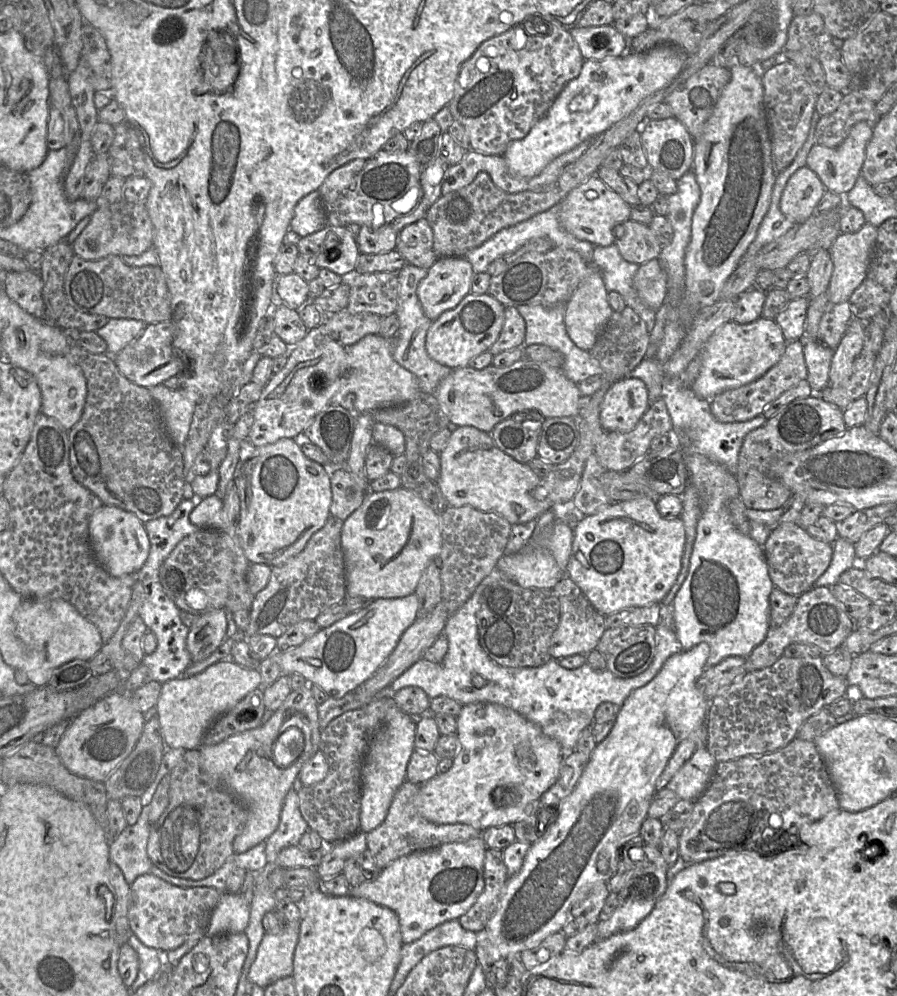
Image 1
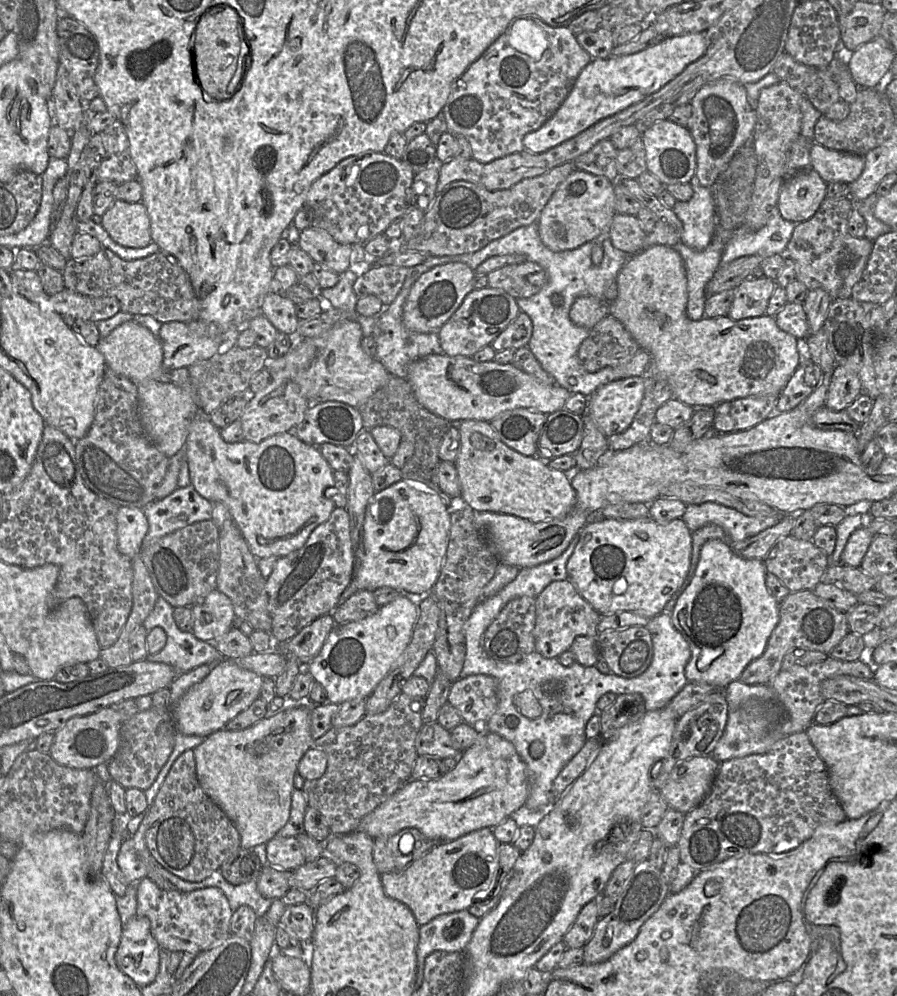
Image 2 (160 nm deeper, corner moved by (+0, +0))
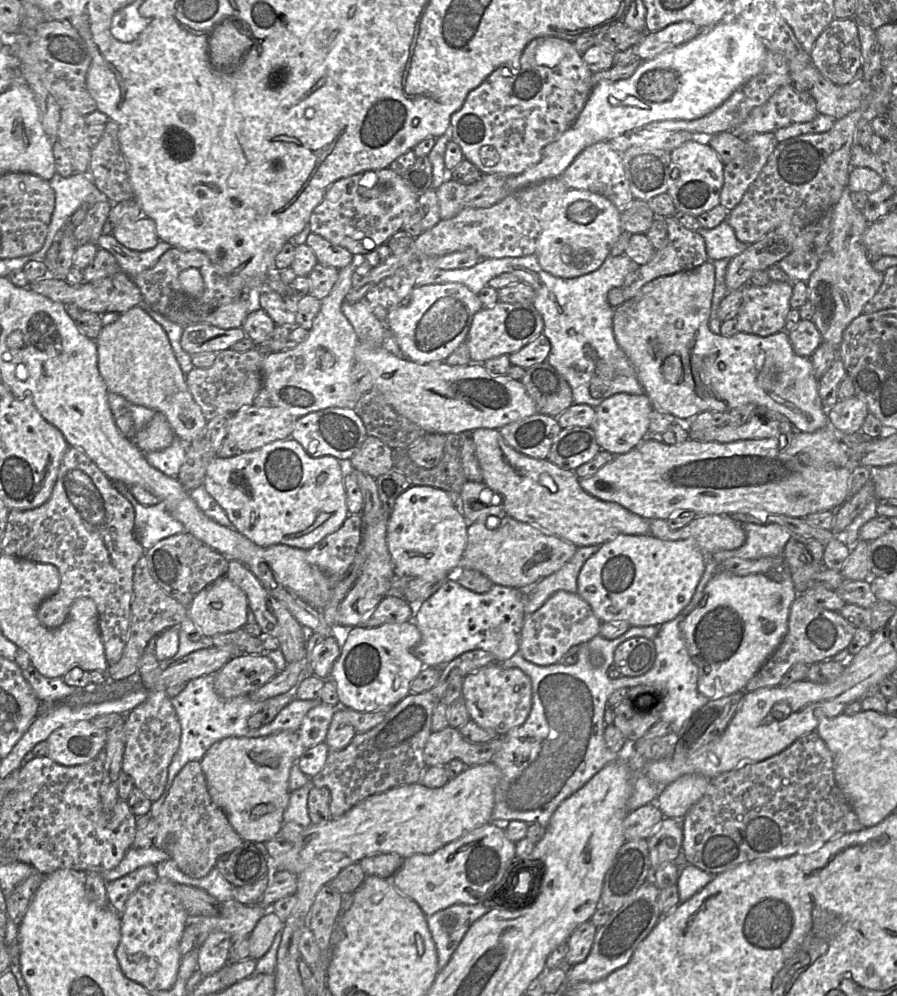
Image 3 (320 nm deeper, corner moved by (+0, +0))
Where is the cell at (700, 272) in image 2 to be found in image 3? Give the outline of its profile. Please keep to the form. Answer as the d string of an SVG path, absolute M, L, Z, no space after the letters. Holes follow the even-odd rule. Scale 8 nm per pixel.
M725 220L712 229L700 227L697 233L705 242L707 259L710 261L732 259L748 247L736 238L733 228Z

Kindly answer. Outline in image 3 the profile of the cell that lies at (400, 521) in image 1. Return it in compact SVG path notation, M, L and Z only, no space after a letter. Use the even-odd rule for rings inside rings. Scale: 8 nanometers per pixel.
M410 486L395 501L387 521L386 540L397 578L422 578L425 581L447 580L460 568L467 541L466 521L450 495L430 486Z

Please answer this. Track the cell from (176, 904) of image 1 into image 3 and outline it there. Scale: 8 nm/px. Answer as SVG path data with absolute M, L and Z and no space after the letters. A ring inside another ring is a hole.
M212 932L199 947L198 969L204 976L212 975L229 962L231 935Z

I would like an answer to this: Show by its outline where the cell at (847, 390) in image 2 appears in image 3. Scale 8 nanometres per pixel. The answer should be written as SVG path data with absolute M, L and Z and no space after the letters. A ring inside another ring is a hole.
M856 396L838 400L827 410L829 425L838 434L861 432L862 424L868 414L867 405Z

